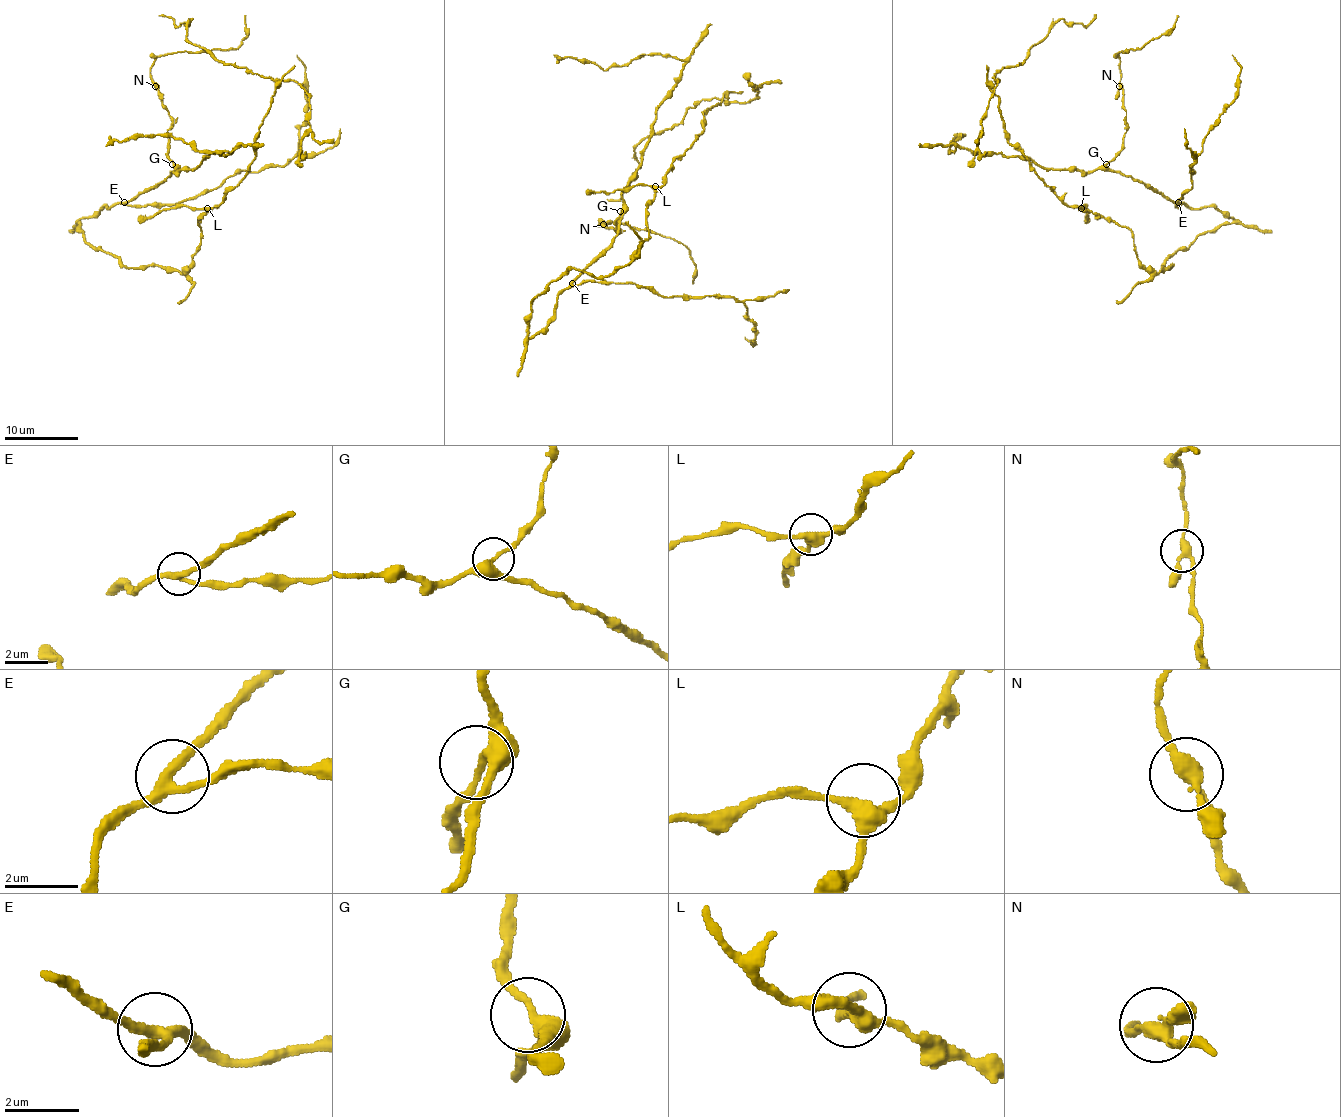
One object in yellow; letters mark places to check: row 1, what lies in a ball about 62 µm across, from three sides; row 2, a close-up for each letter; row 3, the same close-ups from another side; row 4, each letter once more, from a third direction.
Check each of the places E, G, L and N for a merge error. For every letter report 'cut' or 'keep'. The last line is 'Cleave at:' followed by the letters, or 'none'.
E: keep
G: keep
L: keep
N: keep
Cleave at: none

